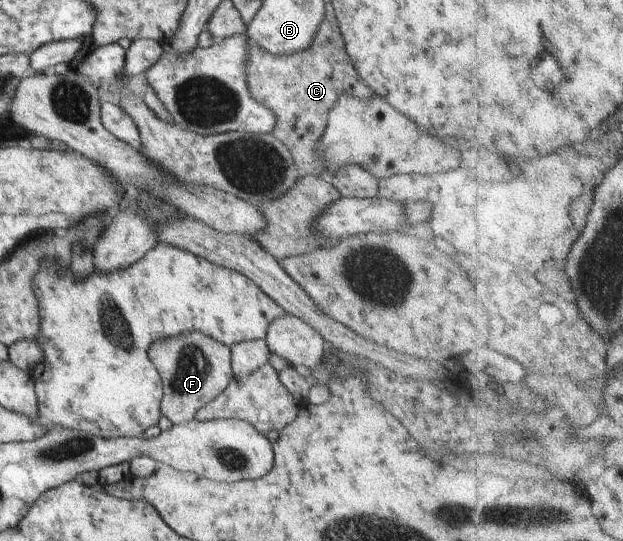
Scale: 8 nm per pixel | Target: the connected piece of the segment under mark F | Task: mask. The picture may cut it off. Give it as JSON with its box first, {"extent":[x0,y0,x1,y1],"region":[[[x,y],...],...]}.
{"extent":[149,333,233,424],"region":[[[187,333],[165,343],[153,343],[149,349],[151,363],[157,368],[162,381],[163,397],[160,412],[173,424],[193,420],[195,414],[231,383],[233,373],[230,364],[231,349],[213,337],[199,333]]]}

